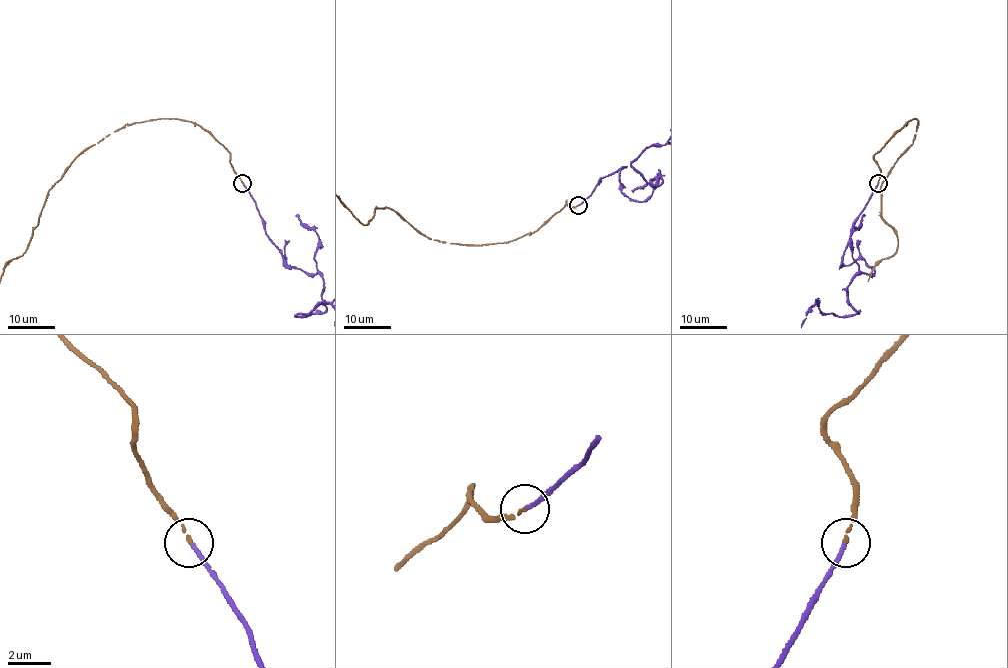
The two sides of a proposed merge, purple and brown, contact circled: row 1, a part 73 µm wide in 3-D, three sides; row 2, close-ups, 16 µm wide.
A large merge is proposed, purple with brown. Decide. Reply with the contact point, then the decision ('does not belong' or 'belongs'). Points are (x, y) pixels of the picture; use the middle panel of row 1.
place (578, 205); belongs

